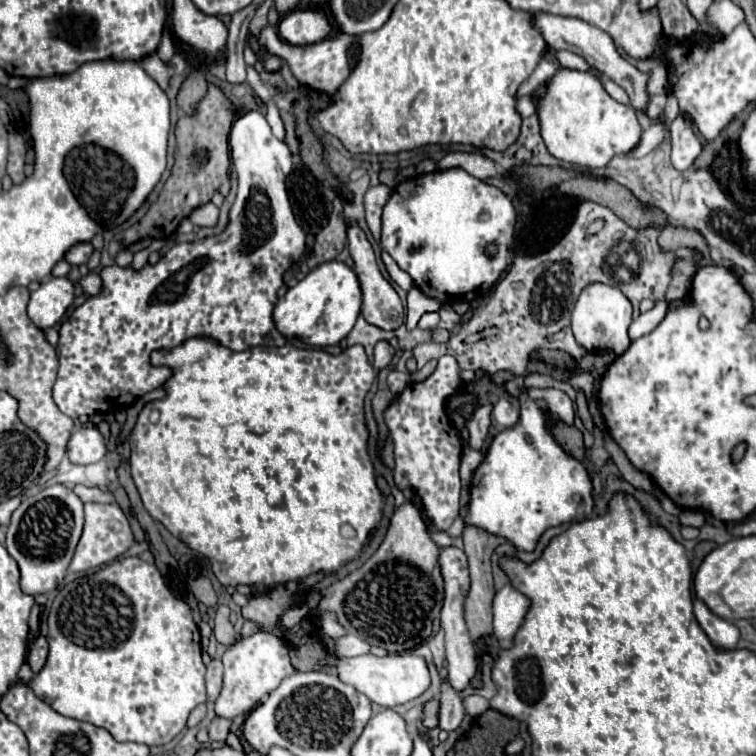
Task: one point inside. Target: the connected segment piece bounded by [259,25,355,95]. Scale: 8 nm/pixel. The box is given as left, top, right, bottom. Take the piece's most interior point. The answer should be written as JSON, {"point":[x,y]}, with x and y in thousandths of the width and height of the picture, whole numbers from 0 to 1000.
{"point":[426,89]}

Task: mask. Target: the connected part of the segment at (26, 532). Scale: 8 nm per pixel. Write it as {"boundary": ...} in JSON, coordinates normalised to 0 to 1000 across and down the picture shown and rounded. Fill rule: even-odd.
{"boundary":[[[65,642],[57,649],[36,657],[20,673],[7,724],[25,745],[28,779],[38,787],[65,784],[83,771],[86,755],[97,739],[99,724],[110,702],[110,663],[86,642]]]}

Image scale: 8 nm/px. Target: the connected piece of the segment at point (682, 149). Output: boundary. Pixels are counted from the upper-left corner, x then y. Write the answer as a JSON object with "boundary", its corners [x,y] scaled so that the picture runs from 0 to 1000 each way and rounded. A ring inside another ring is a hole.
{"boundary":[[[898,152],[890,163],[888,163],[888,218],[896,226],[909,226],[917,213],[925,208],[927,202],[927,189],[917,176],[914,160],[906,152]]]}

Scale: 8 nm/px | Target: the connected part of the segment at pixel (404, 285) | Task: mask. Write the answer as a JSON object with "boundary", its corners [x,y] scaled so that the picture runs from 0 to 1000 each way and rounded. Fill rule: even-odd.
{"boundary":[[[507,332],[507,348],[509,348],[509,353],[512,353],[512,358],[515,358],[515,364],[517,364],[517,369],[530,380],[530,382],[536,382],[536,385],[541,385],[544,380],[546,380],[546,369],[522,348],[522,343],[512,335],[512,332]]]}

